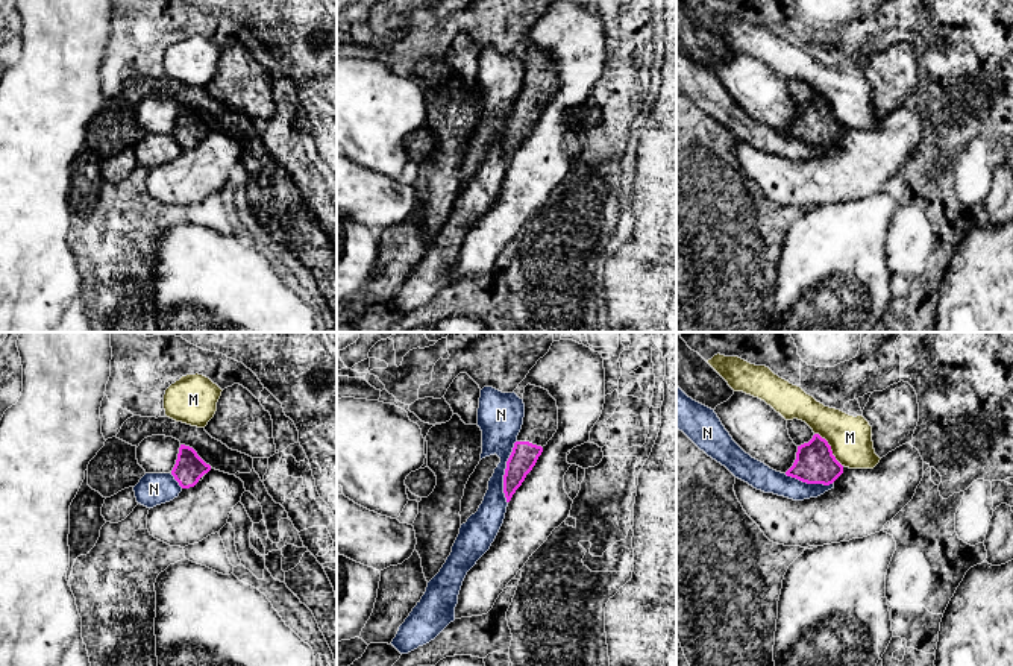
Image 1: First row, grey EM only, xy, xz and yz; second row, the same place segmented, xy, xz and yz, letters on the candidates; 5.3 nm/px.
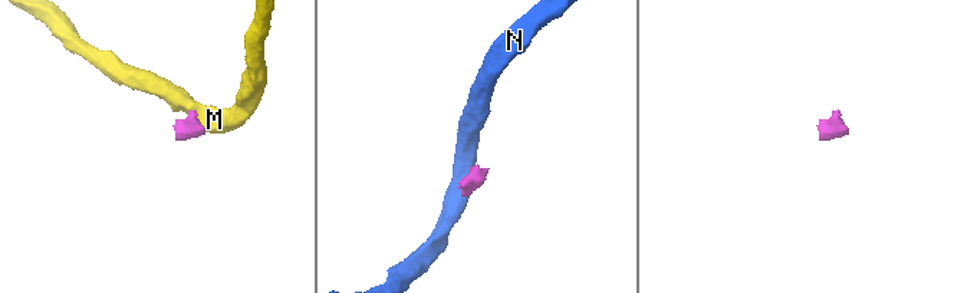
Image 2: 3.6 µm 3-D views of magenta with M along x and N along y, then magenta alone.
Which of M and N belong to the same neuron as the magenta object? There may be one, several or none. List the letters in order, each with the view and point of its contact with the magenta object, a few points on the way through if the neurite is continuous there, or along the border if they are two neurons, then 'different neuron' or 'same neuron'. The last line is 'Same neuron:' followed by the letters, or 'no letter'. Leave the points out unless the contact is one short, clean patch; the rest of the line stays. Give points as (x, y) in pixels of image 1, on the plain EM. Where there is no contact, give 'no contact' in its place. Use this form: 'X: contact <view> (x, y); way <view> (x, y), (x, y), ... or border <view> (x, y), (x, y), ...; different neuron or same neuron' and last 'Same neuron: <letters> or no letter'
M: contact yz (830, 108); border yz (815, 93), (827, 102), (831, 114), (842, 126); different neuron
N: contact xz (505, 132); border xz (516, 100), (504, 135), (504, 157), (507, 163); different neuron
Same neuron: no letter

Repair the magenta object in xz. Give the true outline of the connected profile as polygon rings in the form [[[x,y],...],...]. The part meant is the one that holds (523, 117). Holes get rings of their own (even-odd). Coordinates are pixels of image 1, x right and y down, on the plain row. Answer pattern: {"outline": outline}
{"outline": [[[528,44],[523,53],[525,77],[522,90],[506,121],[503,153],[506,162],[535,126],[543,108],[558,90],[557,61],[547,50]]]}

